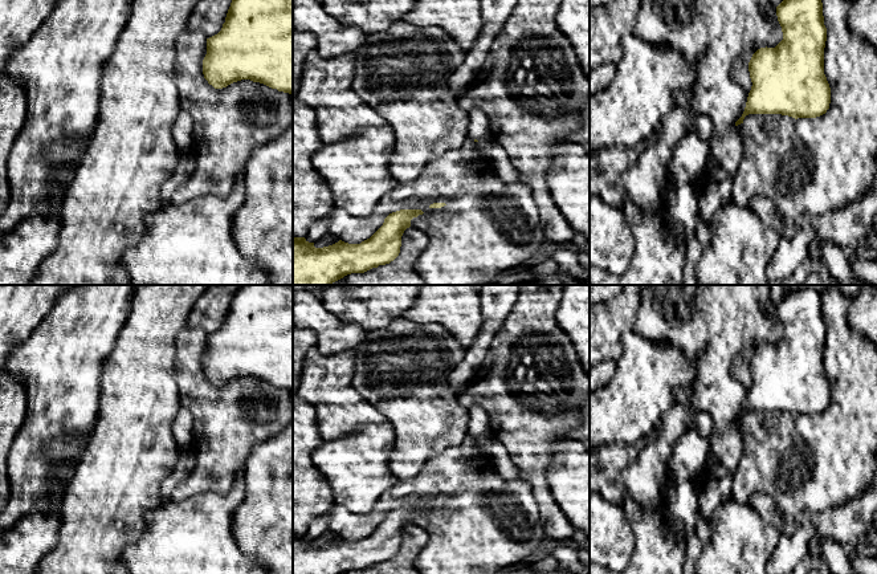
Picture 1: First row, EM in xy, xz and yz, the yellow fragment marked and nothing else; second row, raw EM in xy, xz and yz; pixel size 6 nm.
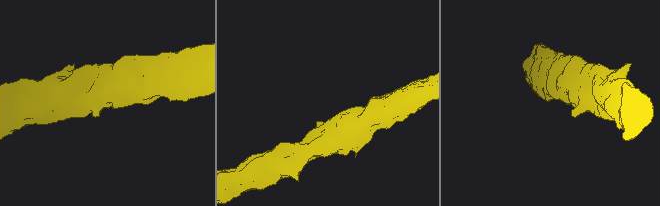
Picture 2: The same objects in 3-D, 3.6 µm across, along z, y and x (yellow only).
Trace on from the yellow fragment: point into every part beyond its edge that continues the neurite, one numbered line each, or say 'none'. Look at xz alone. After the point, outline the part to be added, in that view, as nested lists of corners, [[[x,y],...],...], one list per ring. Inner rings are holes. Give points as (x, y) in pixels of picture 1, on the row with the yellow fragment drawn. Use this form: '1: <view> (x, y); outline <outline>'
1: xz (478, 126); outline [[[480,109],[470,110],[468,114],[470,118],[468,130],[469,139],[482,141],[491,138],[488,115]]]

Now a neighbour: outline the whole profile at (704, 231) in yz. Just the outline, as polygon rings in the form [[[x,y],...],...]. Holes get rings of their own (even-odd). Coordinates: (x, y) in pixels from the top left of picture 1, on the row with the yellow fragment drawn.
[[[698,219],[696,227],[696,237],[703,244],[707,245],[713,239],[713,227],[710,223],[703,223]]]

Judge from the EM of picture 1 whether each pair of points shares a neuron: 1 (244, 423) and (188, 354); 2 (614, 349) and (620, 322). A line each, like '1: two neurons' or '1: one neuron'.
1: one neuron
2: one neuron

